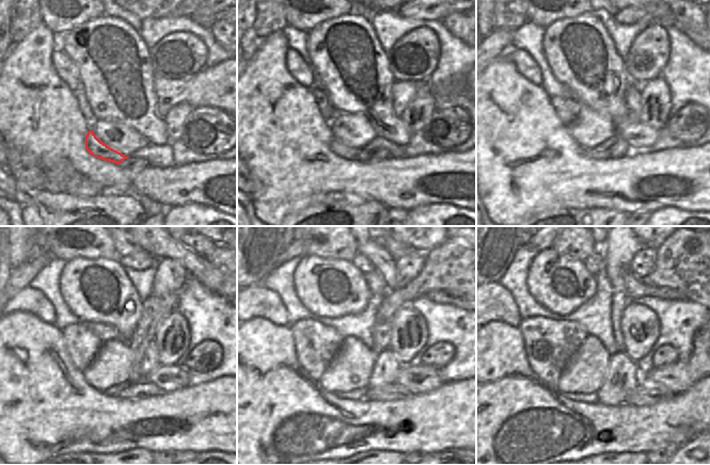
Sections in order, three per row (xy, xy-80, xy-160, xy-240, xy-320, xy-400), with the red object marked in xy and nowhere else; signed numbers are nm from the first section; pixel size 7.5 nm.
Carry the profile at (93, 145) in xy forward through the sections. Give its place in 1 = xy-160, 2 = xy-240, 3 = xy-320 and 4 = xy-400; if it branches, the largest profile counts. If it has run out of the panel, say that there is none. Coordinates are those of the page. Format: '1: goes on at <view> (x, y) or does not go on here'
1: goes on at xy-160 (590, 153)
2: goes on at xy-240 (143, 389)
3: goes on at xy-320 (393, 391)
4: goes on at xy-400 (647, 393)

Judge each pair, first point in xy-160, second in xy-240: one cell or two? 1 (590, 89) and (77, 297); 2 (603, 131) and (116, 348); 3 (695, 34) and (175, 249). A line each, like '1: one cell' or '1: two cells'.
1: one cell
2: one cell
3: one cell

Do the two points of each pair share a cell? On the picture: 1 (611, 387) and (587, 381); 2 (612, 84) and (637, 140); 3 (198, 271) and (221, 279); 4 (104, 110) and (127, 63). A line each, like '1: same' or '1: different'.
1: different
2: same
3: same
4: same

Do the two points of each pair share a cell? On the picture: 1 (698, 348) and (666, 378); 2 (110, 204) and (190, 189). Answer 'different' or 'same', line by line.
1: same
2: different

